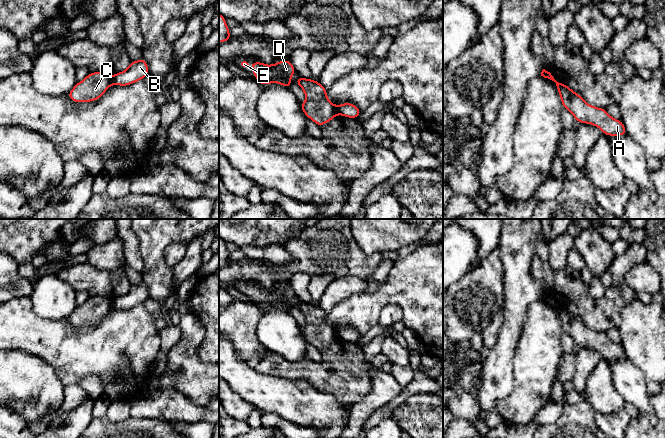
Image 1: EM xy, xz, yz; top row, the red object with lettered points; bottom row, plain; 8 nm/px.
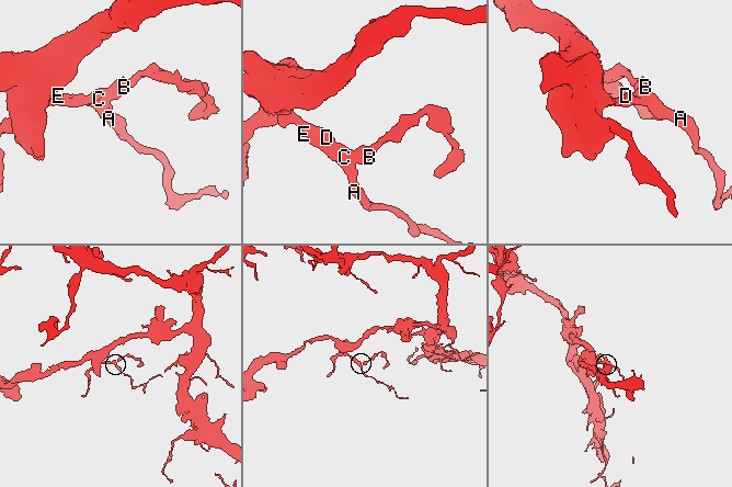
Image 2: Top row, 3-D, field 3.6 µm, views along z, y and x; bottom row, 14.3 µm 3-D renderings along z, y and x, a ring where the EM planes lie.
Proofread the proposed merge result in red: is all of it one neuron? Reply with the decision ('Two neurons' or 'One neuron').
Two neurons

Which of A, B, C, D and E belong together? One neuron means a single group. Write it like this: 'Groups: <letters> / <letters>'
Groups: A C D E / B

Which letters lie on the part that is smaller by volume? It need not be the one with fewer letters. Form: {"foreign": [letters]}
{"foreign": ["B"]}

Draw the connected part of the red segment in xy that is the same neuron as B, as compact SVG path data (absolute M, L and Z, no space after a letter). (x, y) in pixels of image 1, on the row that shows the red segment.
M142 57L138 61L130 62L129 67L123 72L112 76L112 83L118 86L128 86L139 80L144 79L149 74L146 60Z

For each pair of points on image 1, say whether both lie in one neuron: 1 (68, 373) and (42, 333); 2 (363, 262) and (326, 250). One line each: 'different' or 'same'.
1: same
2: same

